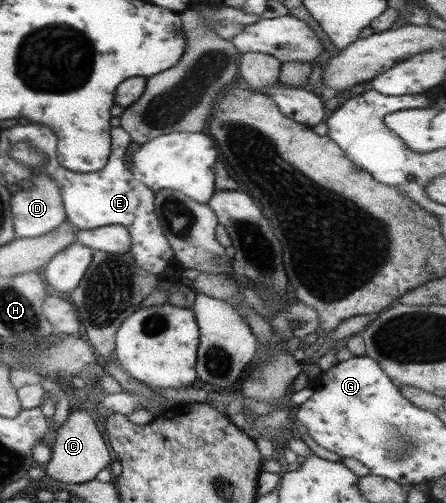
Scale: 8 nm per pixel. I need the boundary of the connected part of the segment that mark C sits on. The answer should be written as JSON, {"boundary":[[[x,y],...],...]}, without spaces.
{"boundary":[[[70,412],[67,419],[53,429],[50,460],[45,464],[46,475],[64,484],[82,484],[94,479],[102,468],[111,464],[108,448],[96,429],[94,420],[88,412]]]}

